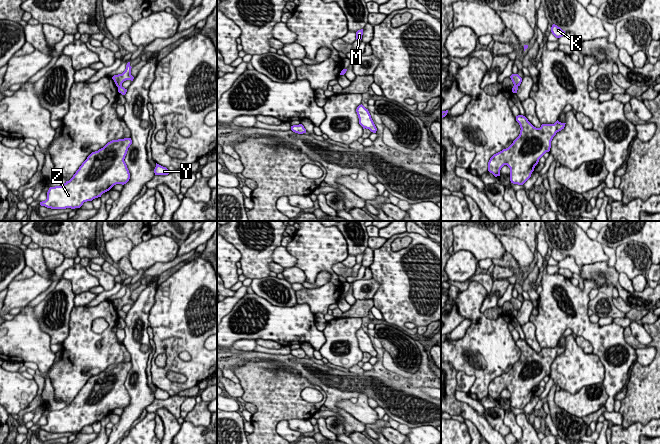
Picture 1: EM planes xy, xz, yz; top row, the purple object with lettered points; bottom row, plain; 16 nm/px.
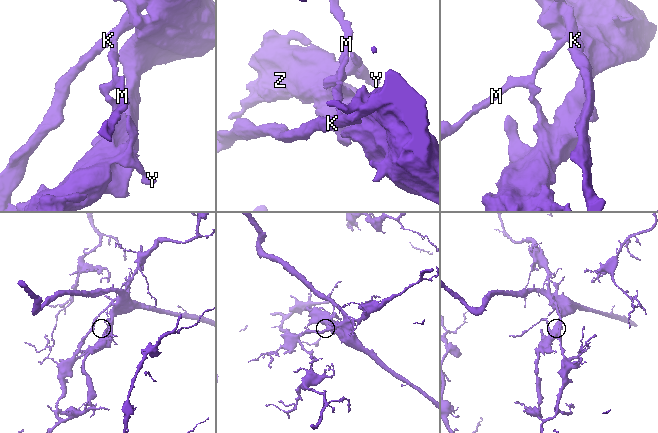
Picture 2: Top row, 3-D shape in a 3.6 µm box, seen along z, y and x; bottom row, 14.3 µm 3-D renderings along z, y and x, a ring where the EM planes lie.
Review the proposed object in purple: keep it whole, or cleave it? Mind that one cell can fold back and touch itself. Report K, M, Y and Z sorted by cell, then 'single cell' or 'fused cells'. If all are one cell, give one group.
K M / Y Z | fused cells

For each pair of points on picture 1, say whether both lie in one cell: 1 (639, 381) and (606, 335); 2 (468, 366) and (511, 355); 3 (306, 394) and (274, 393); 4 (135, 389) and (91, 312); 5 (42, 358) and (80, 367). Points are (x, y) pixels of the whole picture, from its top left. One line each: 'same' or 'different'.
1: different
2: same
3: different
4: different
5: different

